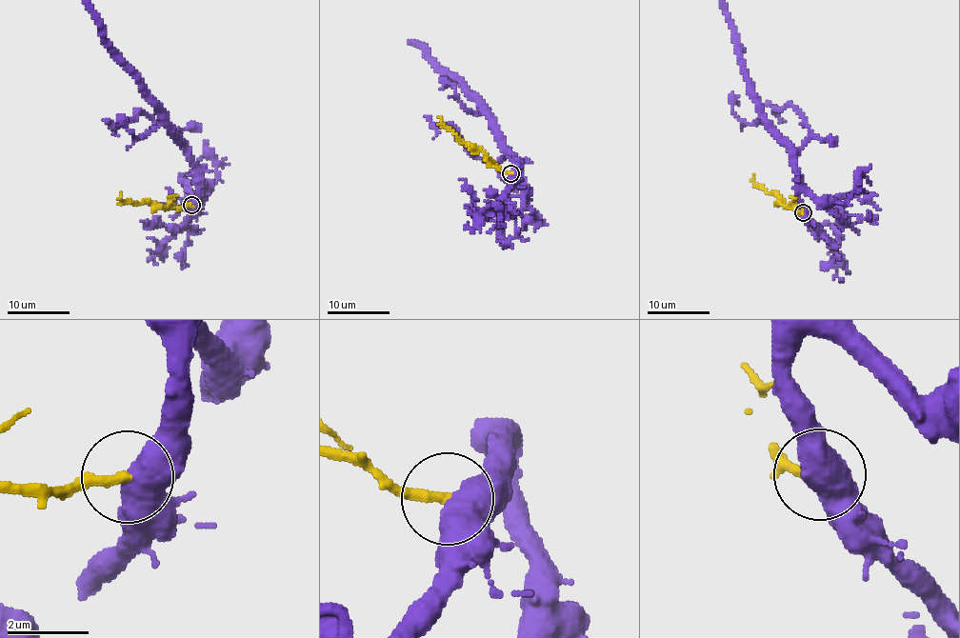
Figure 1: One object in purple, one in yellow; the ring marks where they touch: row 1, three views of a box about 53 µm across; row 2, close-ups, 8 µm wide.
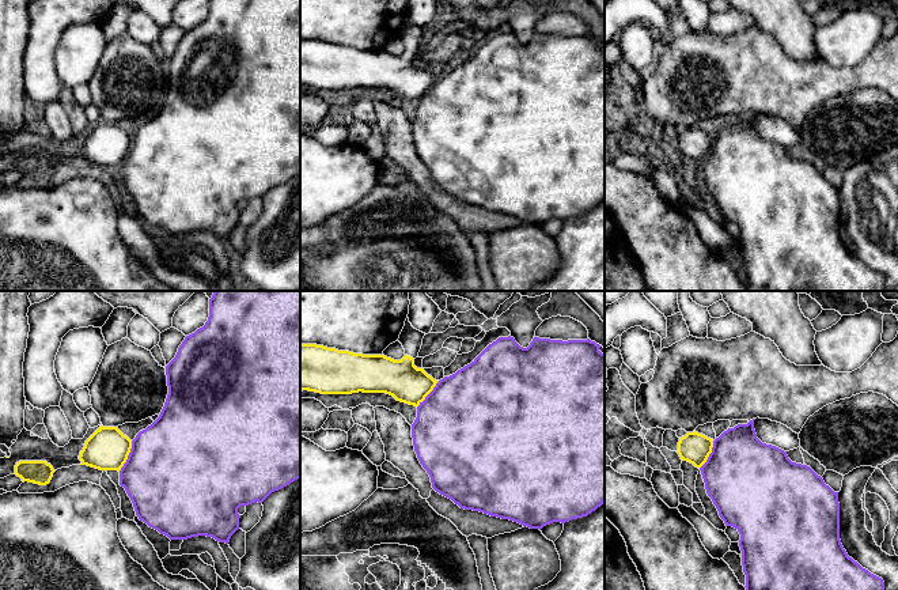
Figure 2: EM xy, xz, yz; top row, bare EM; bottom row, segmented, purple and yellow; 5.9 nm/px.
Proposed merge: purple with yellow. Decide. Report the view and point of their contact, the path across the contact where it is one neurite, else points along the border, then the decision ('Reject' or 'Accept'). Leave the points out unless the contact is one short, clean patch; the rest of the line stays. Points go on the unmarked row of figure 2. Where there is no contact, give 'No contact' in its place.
Touches purple at xy (128, 151). Path across: xy (167, 166), (143, 159), (128, 151), (108, 144). Accept

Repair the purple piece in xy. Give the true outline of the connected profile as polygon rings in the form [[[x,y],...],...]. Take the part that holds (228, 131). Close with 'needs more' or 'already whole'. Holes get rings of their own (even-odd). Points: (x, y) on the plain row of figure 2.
[[[209,0],[208,16],[185,33],[175,53],[166,61],[166,71],[168,90],[159,113],[133,136],[117,122],[101,121],[86,136],[79,151],[80,160],[99,166],[118,166],[120,181],[130,193],[139,215],[170,235],[206,231],[228,239],[231,231],[239,224],[240,201],[262,198],[272,188],[300,174],[300,0]]]; needs more

